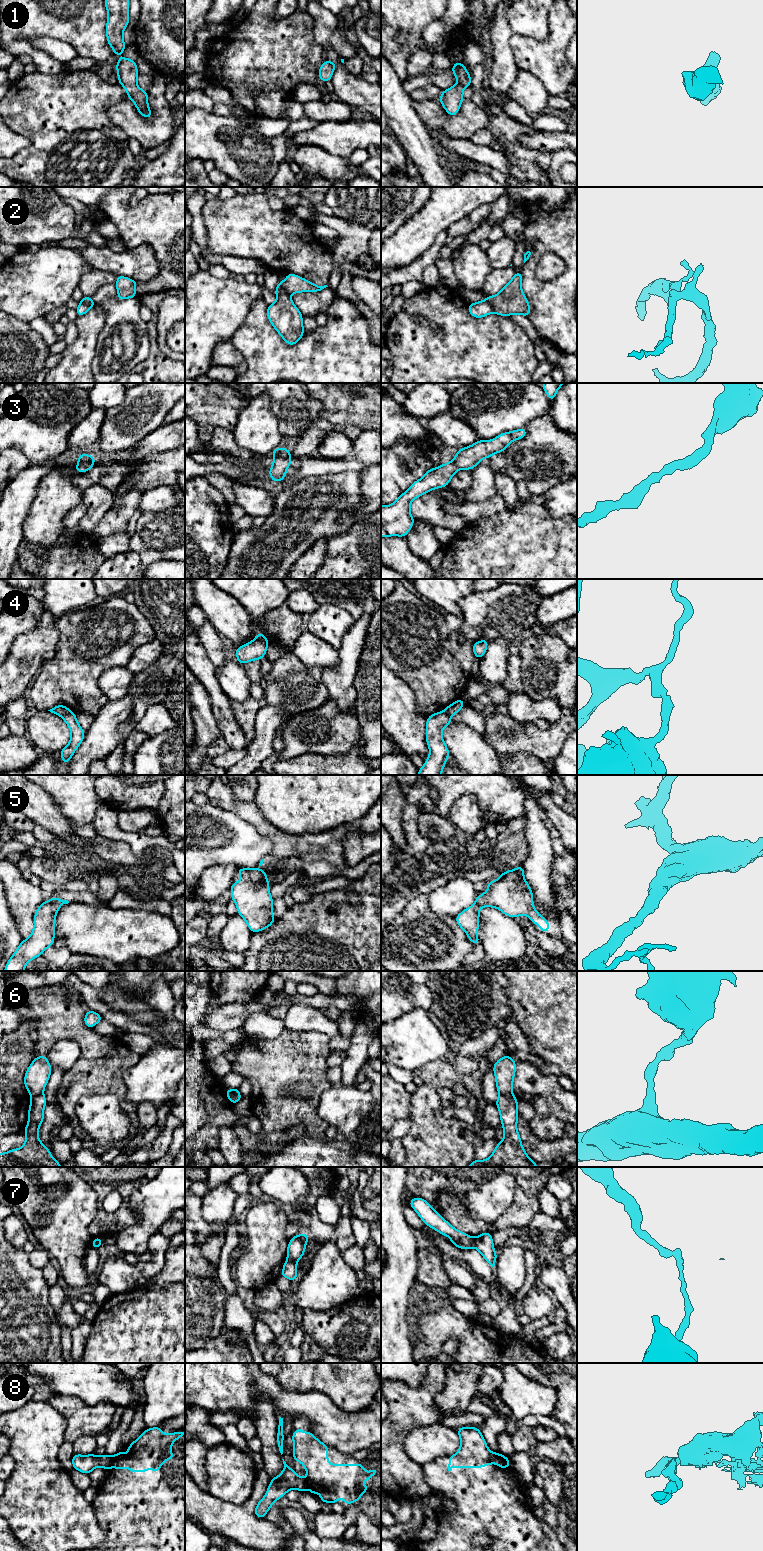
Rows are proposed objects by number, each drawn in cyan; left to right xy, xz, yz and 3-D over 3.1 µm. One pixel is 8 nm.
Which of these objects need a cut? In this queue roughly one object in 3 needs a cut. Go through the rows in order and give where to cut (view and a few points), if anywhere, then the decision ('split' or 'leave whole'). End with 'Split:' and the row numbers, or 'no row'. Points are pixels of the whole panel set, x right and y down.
1: no cut; leave whole
2: cut in xy along (81, 301), (87, 304), (93, 302); split
3: no cut; leave whole
4: cut in xz along (255, 638), (266, 645); split
5: no cut; leave whole
6: cut in yz along (511, 1093), (499, 1095); split
7: cut in xz along (288, 1259), (295, 1262); split
8: cut in xy along (112, 1457), (109, 1467); split
Split: 2, 4, 6, 7, 8

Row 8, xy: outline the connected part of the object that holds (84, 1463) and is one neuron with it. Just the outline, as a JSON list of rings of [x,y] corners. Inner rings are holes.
[[[74,1454],[72,1457],[73,1469],[76,1469],[88,1475],[96,1467],[109,1469],[111,1467],[111,1463],[112,1463],[112,1456],[109,1456],[107,1454],[103,1454],[101,1456],[94,1454],[90,1455]]]

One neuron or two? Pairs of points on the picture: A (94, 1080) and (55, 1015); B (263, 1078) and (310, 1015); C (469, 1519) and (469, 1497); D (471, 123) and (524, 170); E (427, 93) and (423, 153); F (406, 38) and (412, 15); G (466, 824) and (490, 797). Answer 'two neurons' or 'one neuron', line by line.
A: one neuron
B: two neurons
C: one neuron
D: one neuron
E: two neurons
F: one neuron
G: two neurons

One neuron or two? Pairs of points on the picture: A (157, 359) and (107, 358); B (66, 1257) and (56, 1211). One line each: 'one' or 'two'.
A: two
B: one

